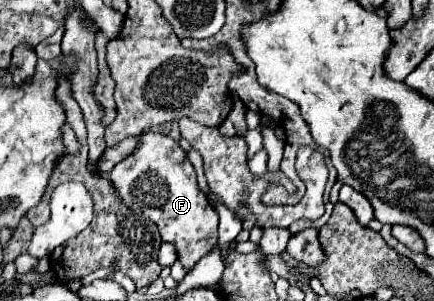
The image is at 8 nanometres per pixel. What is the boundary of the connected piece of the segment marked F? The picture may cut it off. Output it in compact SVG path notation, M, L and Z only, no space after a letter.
M144 133L138 137L140 149L120 161L110 171L110 181L124 205L154 221L160 229L162 241L176 247L178 259L186 269L204 257L218 239L218 213L212 209L208 197L200 191L196 171L182 147L160 133Z

